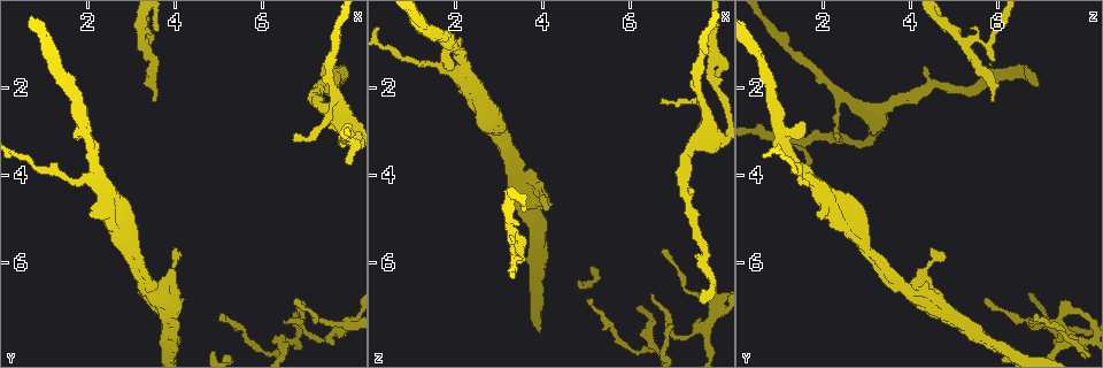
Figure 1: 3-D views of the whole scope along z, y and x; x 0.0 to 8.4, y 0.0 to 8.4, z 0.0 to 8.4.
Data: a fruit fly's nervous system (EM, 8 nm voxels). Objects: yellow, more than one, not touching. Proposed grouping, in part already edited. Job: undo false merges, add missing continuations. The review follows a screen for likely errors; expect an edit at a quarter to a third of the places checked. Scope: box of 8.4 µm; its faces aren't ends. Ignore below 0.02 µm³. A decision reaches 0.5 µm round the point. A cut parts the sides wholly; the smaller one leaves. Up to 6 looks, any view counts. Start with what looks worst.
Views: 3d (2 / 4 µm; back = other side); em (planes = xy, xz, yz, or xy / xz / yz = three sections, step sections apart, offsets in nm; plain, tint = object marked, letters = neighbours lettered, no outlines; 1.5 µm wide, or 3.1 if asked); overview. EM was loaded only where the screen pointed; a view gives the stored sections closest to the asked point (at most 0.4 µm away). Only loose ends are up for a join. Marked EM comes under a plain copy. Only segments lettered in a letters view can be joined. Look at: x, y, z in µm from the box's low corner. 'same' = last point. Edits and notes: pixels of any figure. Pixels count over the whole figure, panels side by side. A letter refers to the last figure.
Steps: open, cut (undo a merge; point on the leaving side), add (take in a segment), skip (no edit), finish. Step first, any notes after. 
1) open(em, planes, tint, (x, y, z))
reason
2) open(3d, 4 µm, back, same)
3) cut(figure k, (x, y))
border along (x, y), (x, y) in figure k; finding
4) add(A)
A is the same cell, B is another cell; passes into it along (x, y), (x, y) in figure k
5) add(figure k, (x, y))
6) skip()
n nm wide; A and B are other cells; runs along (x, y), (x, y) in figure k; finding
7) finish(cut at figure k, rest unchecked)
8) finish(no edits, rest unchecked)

open(3d, 4 µm, (7.65, 1.90, 6.95))
an open end

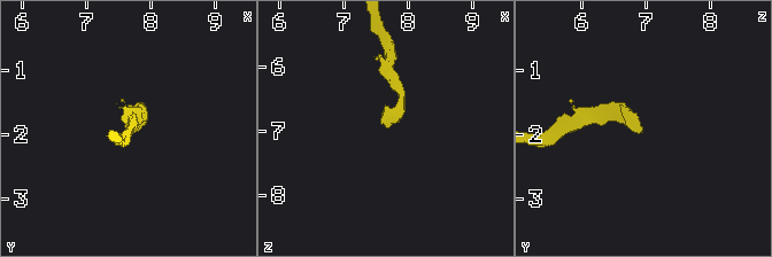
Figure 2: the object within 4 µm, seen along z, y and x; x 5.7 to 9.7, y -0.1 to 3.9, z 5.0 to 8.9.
open(em, planes, letters, (7.65, 1.85, 6.90))

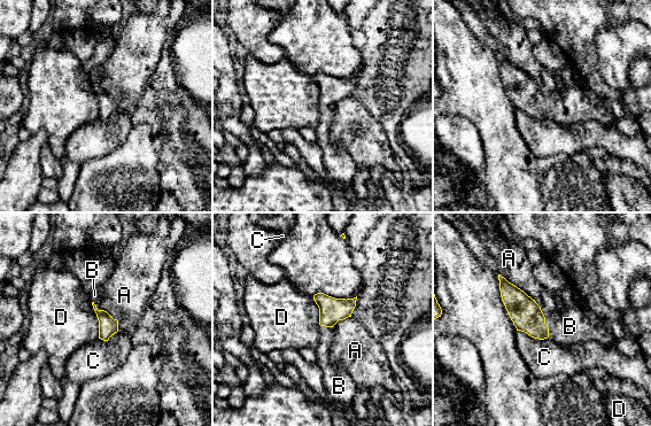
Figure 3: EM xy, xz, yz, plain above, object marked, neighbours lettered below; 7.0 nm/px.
add(B)
A touches over 380 nm; B is the same cell, A, C and D are other cells; passes into it along (525, 312), (544, 322), (570, 326) in figure 3; the cell continues

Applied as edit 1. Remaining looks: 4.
open(overview)
redraw

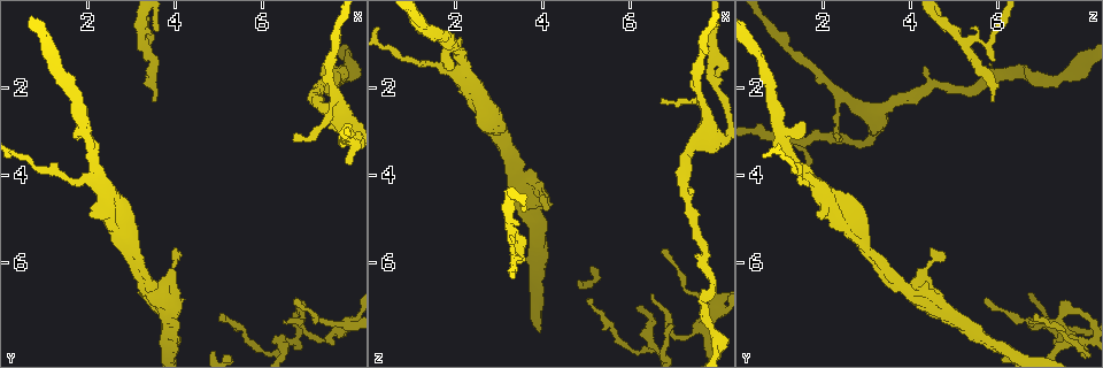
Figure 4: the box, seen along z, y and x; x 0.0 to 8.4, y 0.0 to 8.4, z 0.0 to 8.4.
open(em, xy, step 4, letters, (4.15, 5.90, 4.85))

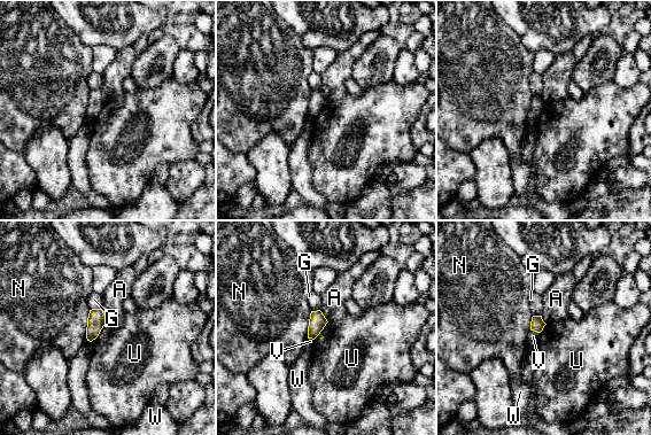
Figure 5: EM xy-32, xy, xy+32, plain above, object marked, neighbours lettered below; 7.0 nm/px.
skip()
N touches over 220 nm; A, G, N, U, V and W are other cells; border along (108, 319), (100, 333), (91, 342) in figure 5; no lettered segment goes on from it

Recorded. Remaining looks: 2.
finish(add at figure 3, rest unchecked)

